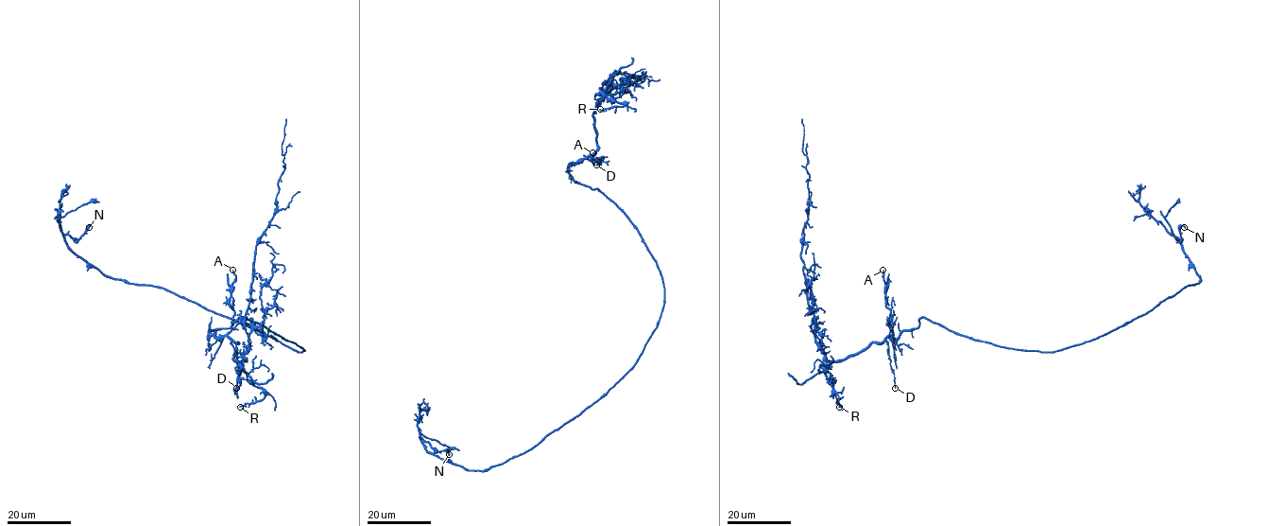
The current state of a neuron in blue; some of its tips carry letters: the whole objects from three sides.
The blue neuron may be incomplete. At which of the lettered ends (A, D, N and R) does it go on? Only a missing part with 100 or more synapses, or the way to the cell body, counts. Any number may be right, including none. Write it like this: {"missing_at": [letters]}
{"missing_at": []}

